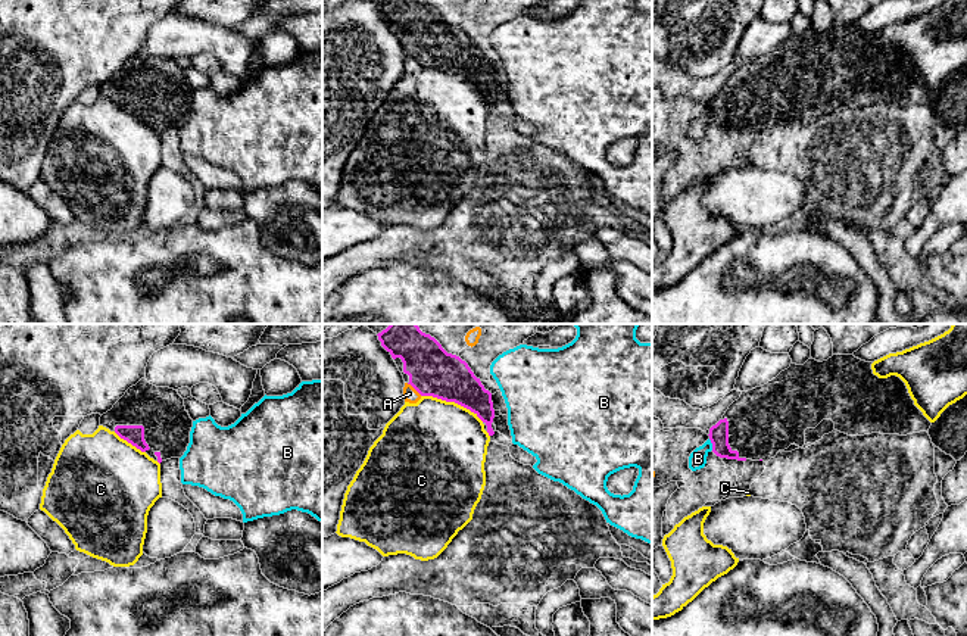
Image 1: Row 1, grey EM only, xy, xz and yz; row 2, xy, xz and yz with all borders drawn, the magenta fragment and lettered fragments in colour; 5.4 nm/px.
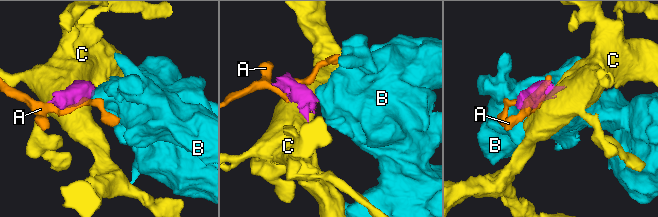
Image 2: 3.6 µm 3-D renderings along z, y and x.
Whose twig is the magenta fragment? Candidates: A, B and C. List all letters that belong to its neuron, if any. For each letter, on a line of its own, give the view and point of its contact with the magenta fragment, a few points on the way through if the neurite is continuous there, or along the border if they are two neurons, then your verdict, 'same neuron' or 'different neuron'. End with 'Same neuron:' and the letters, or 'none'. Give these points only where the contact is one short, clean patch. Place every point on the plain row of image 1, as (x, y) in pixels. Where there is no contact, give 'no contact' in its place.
A: meets magenta in xz at (414, 58); different neuron
B: meets magenta in yz at (713, 115); border along yz (708, 109), (713, 119); different neuron
C: meets magenta in xz at (452, 71); different neuron
Same neuron: none

